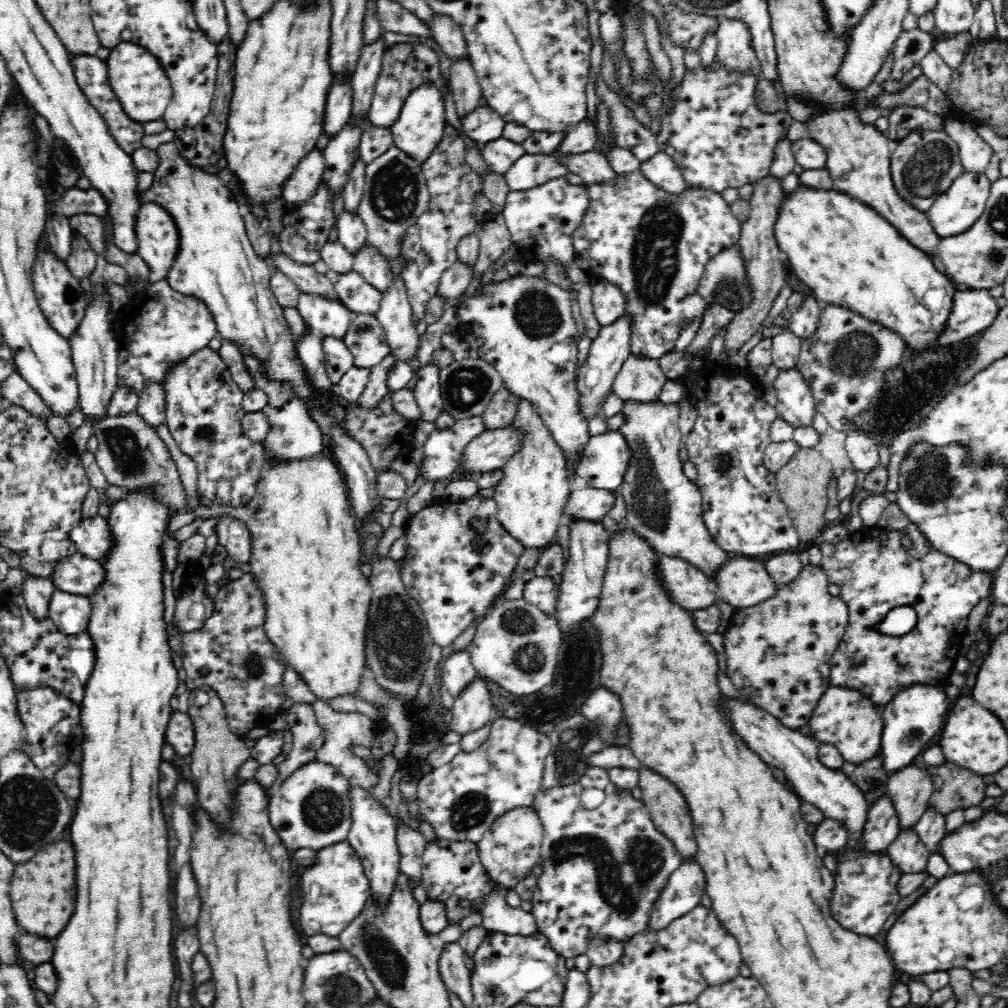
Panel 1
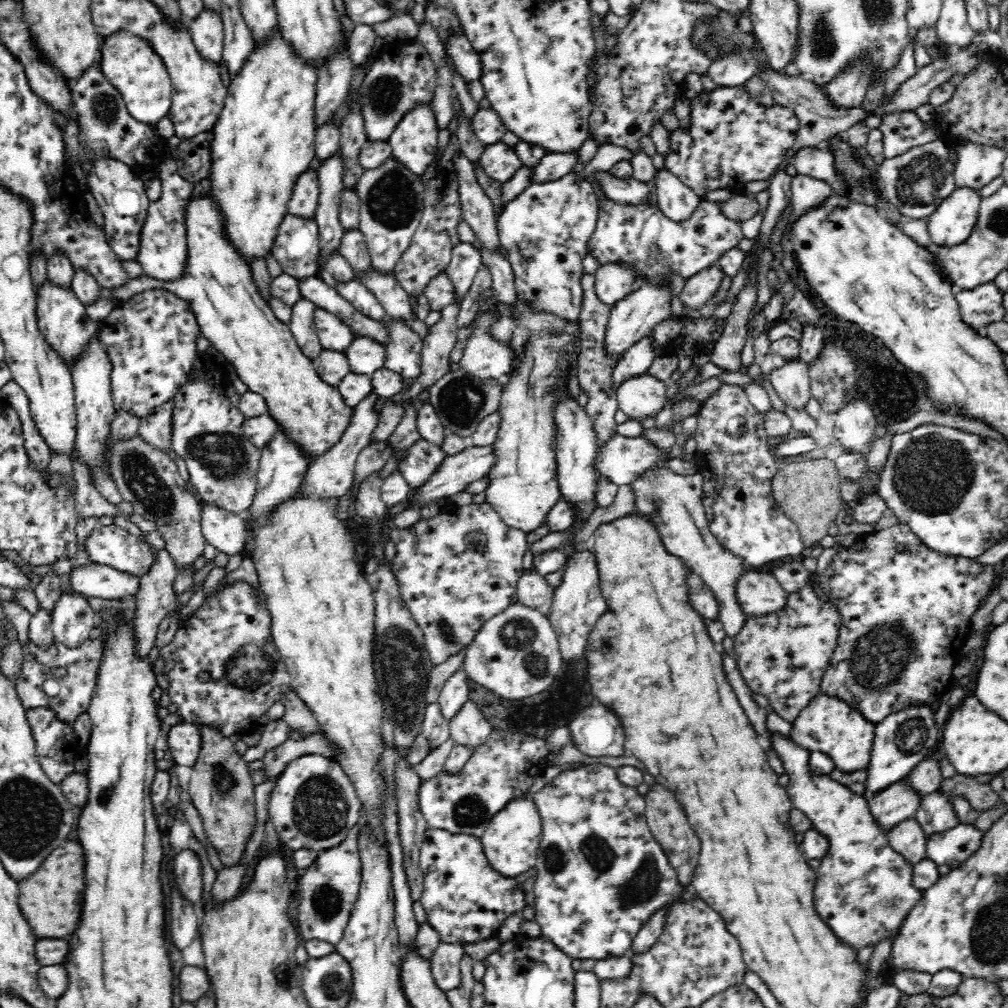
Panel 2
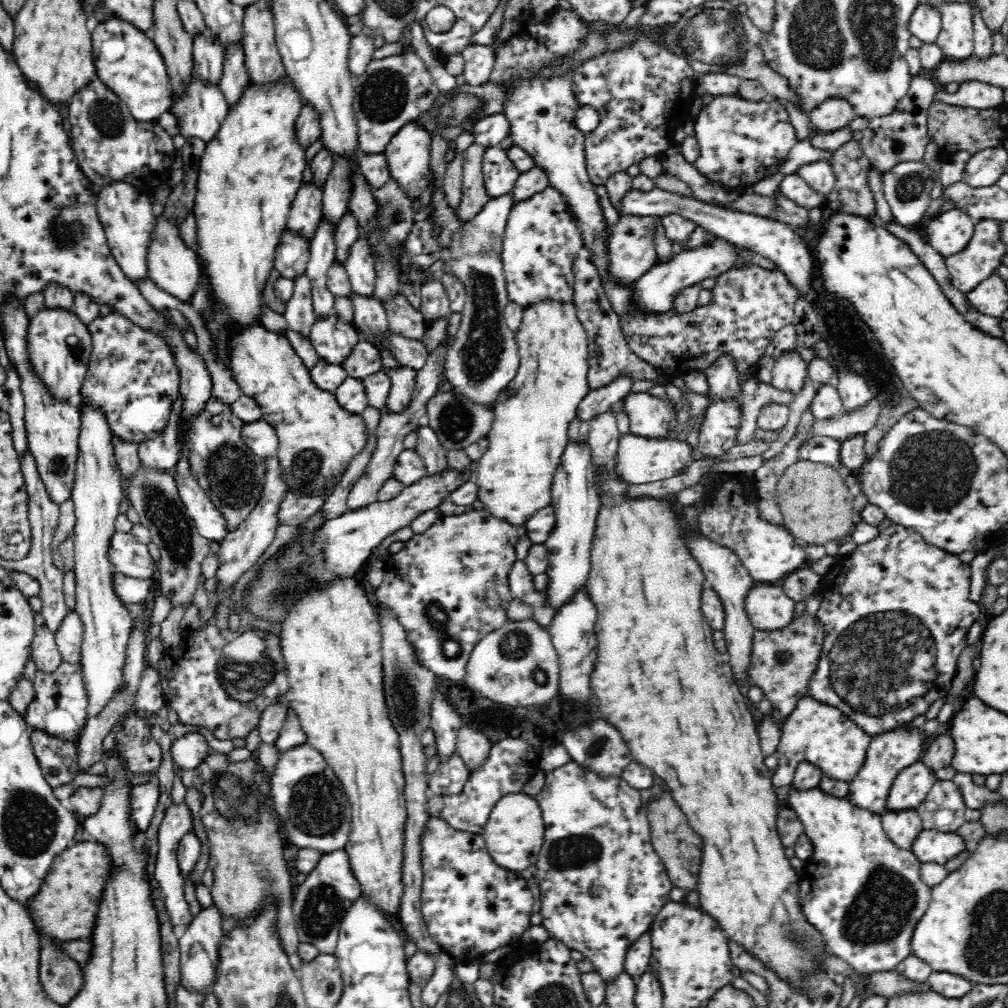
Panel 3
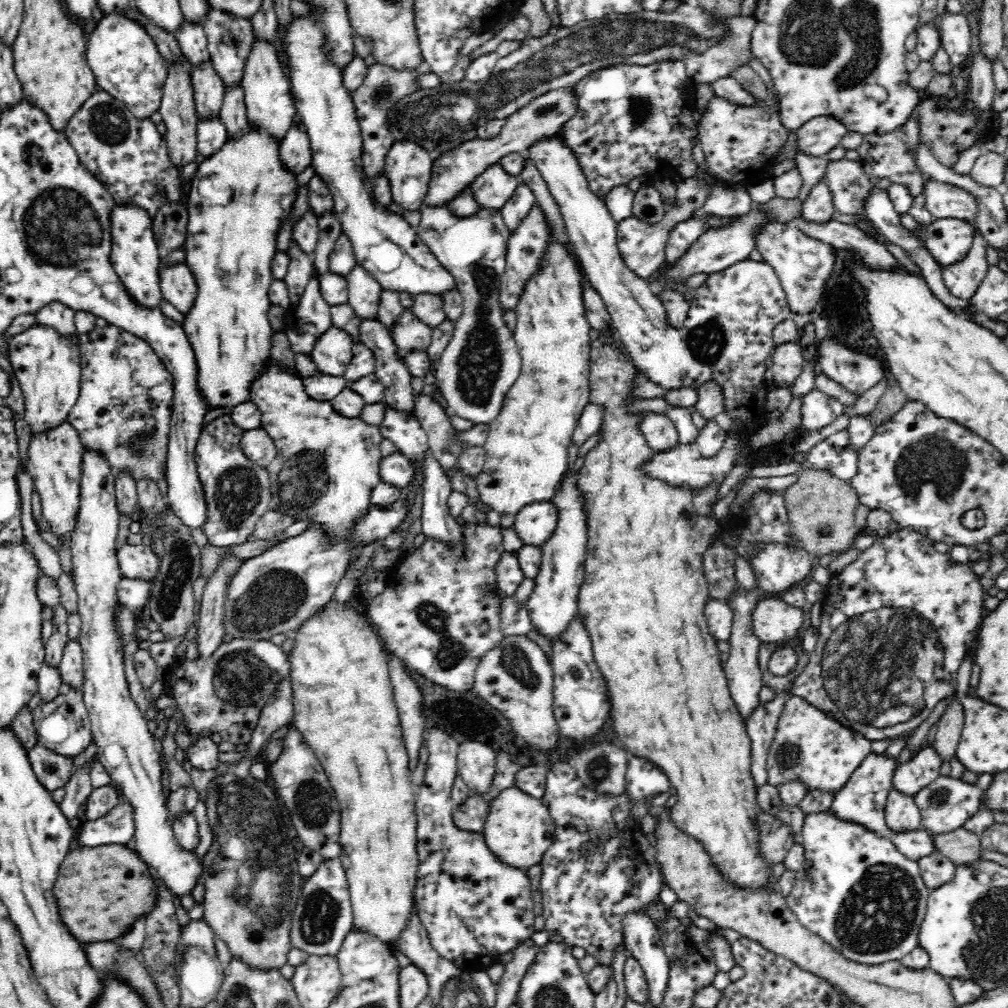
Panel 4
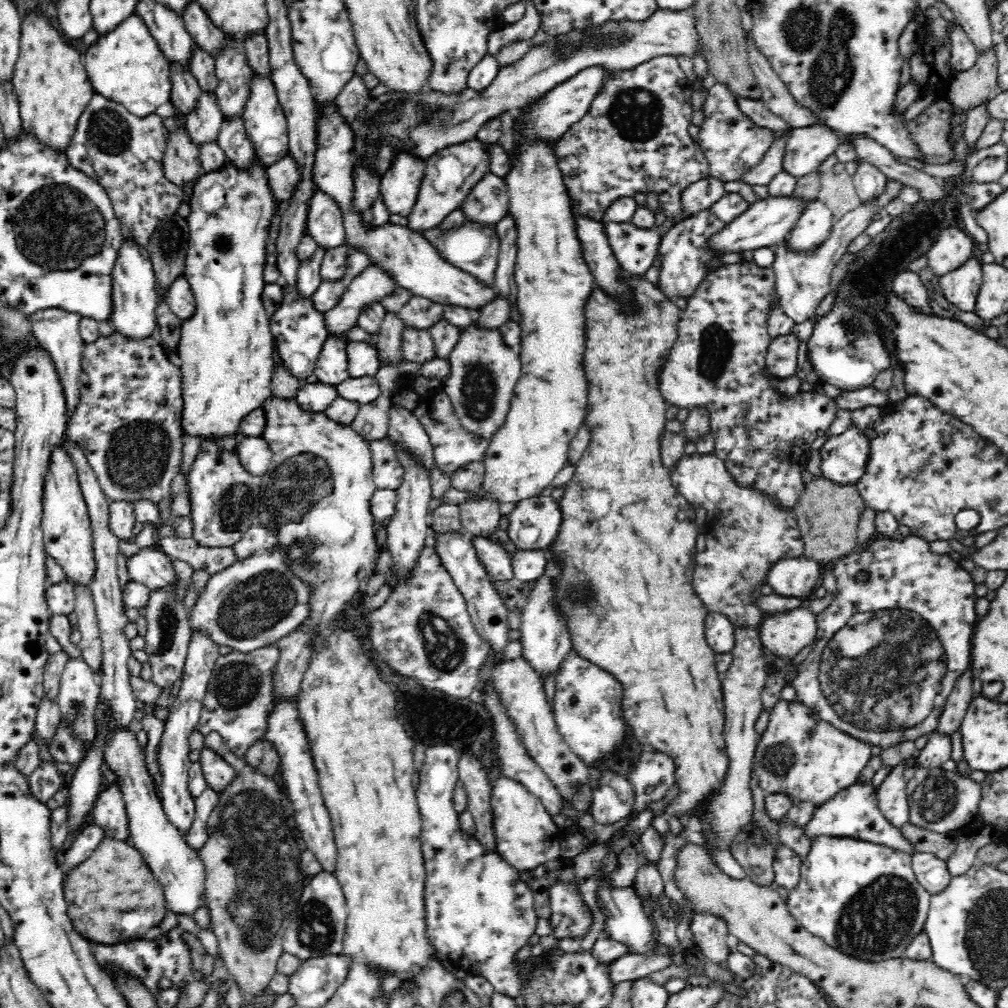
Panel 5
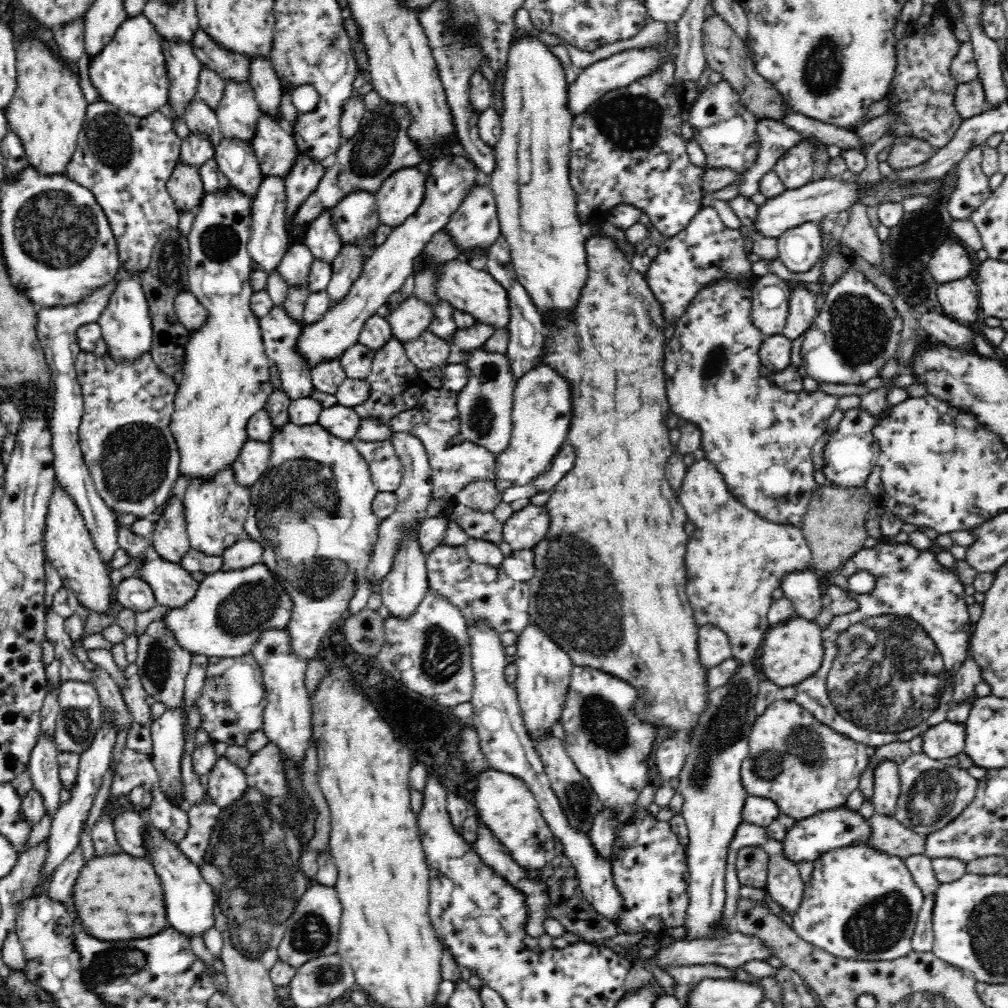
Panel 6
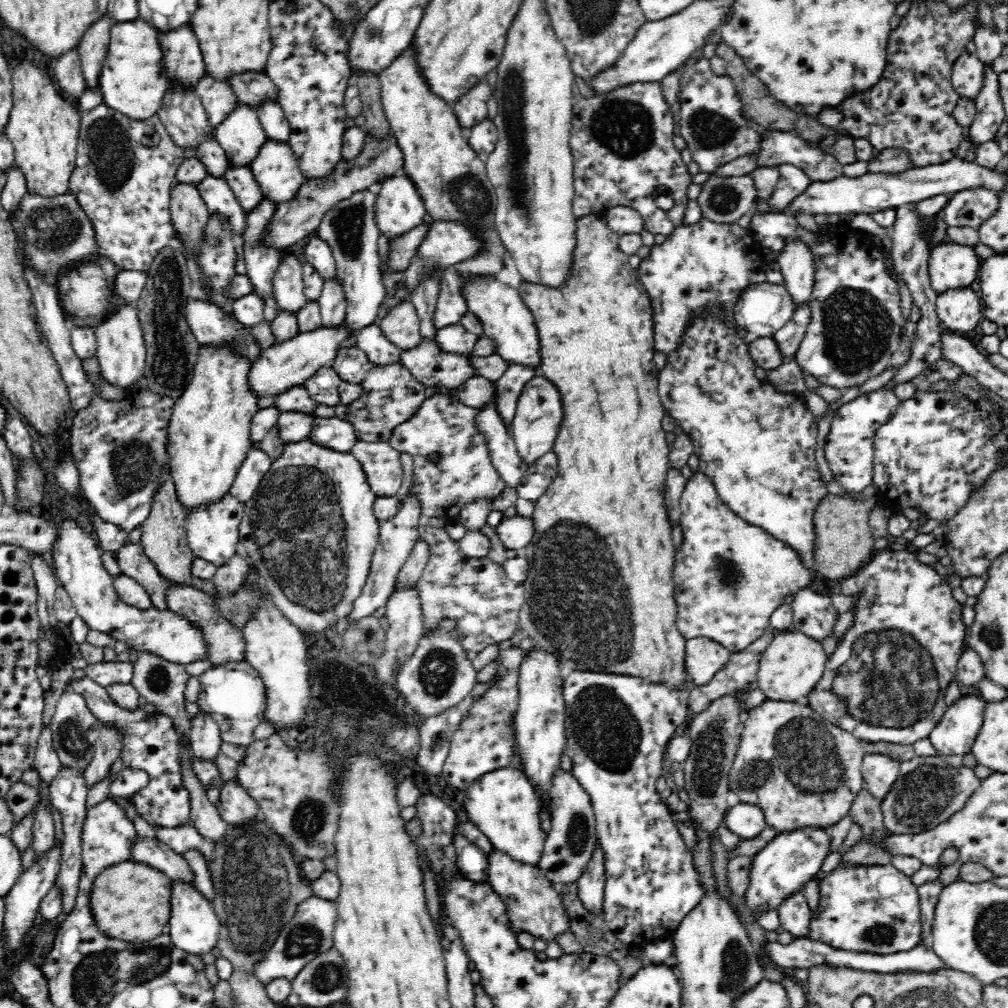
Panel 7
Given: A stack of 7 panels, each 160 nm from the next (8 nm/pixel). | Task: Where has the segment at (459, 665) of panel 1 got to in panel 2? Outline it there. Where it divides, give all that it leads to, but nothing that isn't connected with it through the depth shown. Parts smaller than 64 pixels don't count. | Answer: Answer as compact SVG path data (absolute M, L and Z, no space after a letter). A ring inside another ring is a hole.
M463 669L456 671L448 678L444 688L442 688L437 704L440 707L440 713L448 721L448 726L464 704L469 701L469 688L472 688L472 685Z

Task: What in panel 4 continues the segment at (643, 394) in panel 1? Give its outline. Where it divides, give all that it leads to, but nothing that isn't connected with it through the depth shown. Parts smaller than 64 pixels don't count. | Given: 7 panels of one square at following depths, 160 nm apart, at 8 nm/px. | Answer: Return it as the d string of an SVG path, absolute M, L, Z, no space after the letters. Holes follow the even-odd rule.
M646 413L640 430L655 453L666 452L679 444L679 434L675 425L662 414Z

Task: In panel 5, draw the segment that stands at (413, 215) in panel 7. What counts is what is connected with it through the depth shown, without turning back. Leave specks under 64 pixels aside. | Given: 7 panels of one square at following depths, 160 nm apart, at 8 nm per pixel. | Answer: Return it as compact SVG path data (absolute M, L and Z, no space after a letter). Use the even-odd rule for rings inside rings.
M398 154L396 162L381 178L379 187L383 204L390 215L407 218L416 205L425 167L423 160L411 154Z

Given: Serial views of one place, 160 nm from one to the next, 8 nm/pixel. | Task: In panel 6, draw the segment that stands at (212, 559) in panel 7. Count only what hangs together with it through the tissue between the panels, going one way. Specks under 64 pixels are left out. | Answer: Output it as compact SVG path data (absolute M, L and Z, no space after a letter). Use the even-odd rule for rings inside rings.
M228 467L213 476L209 481L192 479L185 492L183 505L185 508L186 528L191 548L208 556L221 557L223 552L236 544L240 539L245 538L244 520L250 510L250 490L242 487L234 479L233 467Z

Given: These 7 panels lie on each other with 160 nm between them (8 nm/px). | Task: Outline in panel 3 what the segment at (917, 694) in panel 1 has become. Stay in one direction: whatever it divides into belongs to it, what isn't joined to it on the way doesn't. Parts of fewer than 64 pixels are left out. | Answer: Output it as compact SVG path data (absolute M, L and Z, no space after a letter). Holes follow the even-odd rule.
M905 725L871 737L864 765L858 775L854 776L848 784L848 792L845 798L852 805L868 810L870 813L881 815L885 811L887 798L896 775L904 768L921 760L926 748L922 728L921 730L908 731Z

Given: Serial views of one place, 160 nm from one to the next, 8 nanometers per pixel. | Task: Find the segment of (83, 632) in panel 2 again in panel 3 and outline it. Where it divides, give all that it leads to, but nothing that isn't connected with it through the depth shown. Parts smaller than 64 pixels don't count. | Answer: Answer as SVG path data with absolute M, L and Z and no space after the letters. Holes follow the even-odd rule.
M70 611L60 625L55 636L63 662L78 664L81 660L81 644L83 642L83 623L76 611Z

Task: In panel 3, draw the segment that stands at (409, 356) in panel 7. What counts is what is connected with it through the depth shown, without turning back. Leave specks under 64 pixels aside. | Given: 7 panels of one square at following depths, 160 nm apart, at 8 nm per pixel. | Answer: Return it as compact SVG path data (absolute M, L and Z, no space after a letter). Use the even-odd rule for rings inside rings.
M401 293L388 299L383 307L387 312L391 332L408 338L421 341L427 327L427 321L419 310L415 310Z

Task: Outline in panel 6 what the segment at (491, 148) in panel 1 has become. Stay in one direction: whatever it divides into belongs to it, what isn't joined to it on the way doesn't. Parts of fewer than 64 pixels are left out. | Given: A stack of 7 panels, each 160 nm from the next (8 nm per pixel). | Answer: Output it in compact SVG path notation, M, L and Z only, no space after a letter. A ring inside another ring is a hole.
M476 185L476 188L469 192L460 207L452 214L446 227L442 228L452 239L452 243L458 249L458 259L465 260L470 253L476 249L487 250L491 247L500 235L499 219L497 216L497 205L494 195L488 186Z

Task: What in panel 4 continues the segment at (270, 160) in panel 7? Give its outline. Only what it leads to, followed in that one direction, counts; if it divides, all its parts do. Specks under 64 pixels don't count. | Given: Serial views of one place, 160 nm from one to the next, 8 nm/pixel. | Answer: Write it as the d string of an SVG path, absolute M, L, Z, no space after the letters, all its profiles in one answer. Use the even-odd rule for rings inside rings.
M268 41L253 42L251 53L246 59L240 85L244 91L248 124L268 133L280 144L290 130L297 110L294 99L290 95L290 79L286 77L284 69L280 67L280 61L278 61L278 55L276 55L276 49L272 43Z

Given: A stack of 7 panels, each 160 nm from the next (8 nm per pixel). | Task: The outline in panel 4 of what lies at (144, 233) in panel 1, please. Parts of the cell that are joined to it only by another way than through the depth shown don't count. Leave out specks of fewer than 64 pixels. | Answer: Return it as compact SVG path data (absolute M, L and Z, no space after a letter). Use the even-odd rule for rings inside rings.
M186 263L172 266L160 265L160 287L162 295L178 311L185 315L194 304L197 296L195 277Z

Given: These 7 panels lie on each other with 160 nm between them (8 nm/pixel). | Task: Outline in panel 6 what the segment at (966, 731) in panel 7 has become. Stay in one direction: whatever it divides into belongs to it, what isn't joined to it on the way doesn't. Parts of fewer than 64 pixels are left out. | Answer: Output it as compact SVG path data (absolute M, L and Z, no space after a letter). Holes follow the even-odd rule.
M946 719L923 734L923 751L933 760L952 758L964 752L965 722Z

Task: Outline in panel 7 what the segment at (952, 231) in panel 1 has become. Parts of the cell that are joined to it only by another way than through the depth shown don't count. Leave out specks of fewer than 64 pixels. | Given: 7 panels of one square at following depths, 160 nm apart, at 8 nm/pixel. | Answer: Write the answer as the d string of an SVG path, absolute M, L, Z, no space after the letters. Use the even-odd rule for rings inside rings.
M954 242L935 245L928 262L932 290L938 296L948 290L972 289L978 283L981 262L975 246Z

